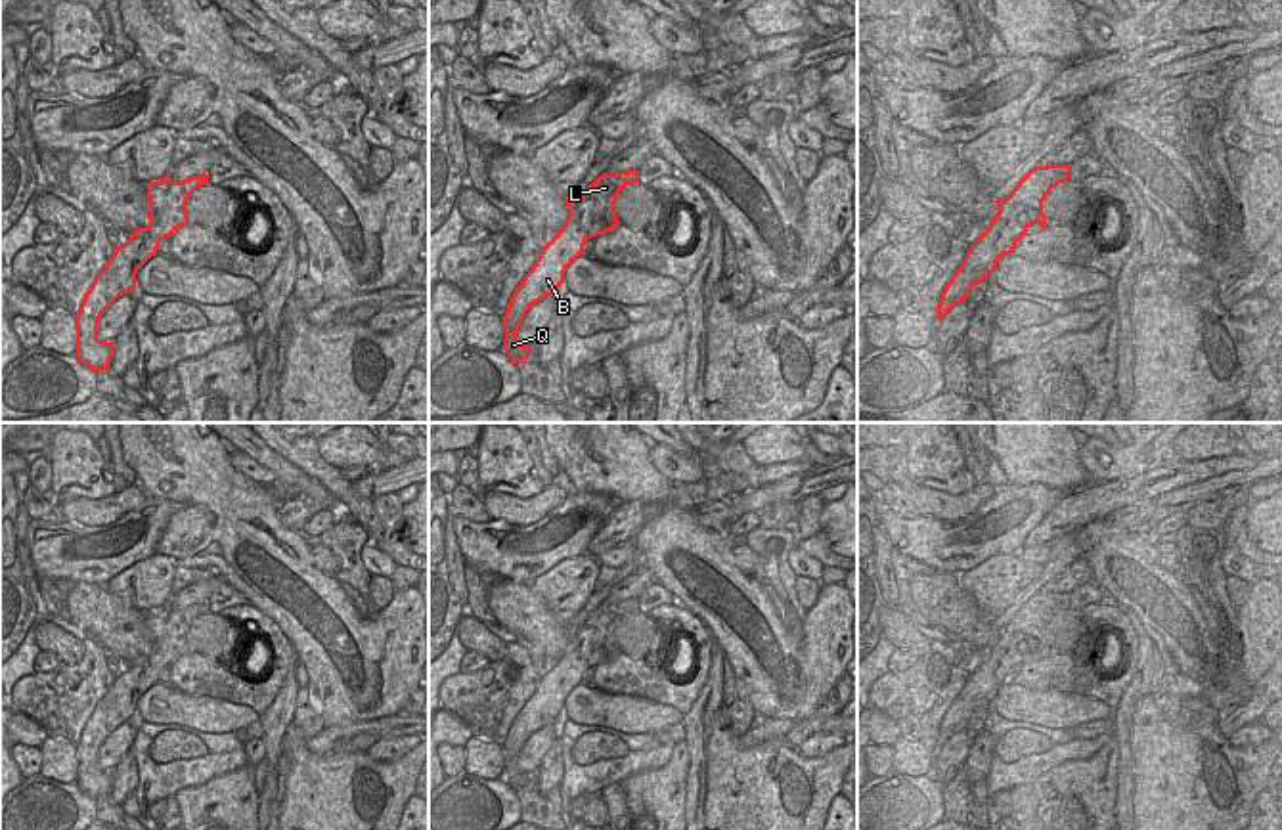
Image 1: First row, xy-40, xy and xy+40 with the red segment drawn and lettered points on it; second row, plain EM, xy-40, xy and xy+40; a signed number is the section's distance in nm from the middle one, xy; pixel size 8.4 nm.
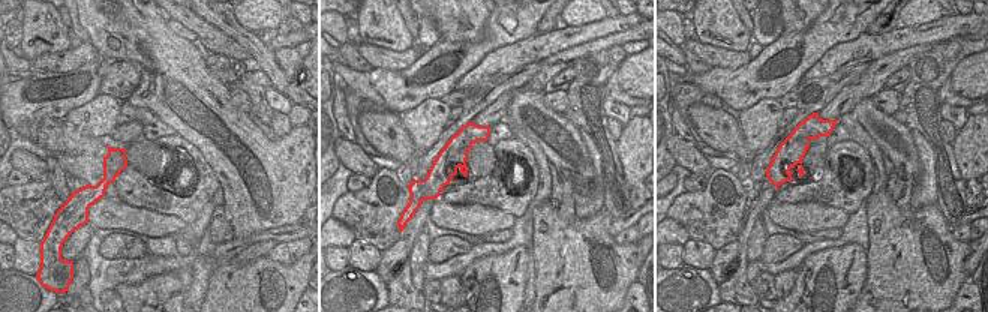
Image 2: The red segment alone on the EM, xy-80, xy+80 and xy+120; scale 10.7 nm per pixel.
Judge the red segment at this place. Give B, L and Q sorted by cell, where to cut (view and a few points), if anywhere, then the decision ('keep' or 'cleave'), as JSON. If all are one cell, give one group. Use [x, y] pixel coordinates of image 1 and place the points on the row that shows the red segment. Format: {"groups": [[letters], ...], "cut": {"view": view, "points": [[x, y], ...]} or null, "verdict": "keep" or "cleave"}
{"groups": [["B", "L", "Q"]], "cut": null, "verdict": "keep"}

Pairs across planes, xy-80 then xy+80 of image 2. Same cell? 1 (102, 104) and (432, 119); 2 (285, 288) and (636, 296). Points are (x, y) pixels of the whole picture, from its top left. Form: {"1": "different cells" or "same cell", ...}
{"1": "same cell", "2": "different cells"}

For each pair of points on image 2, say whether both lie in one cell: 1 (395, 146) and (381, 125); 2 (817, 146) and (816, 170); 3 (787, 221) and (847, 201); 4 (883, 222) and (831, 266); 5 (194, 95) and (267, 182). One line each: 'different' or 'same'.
1: same
2: same
3: different
4: different
5: same

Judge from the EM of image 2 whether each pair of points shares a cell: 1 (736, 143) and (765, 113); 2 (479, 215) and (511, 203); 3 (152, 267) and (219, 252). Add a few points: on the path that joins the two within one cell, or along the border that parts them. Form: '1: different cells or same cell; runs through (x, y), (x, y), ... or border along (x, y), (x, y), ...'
1: different cells; border along (736, 120), (744, 144), (754, 153)
2: different cells; border along (464, 203), (494, 206), (507, 210), (514, 218)
3: different cells; border along (212, 251), (212, 255), (221, 261)

